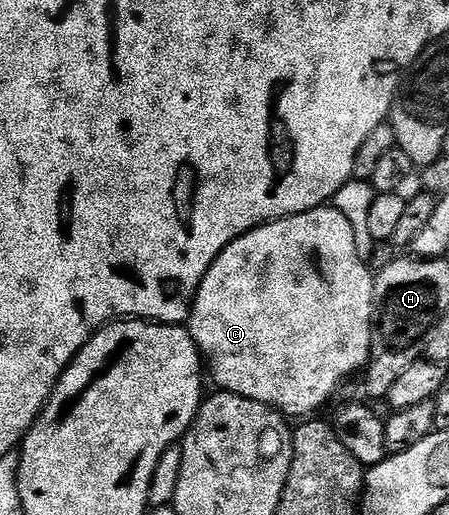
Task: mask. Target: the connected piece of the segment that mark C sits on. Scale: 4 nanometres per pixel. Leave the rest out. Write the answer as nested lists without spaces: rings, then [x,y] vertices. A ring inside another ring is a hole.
[[[320,207],[286,217],[280,221],[271,221],[267,225],[258,225],[245,235],[241,235],[209,267],[205,279],[195,293],[195,304],[191,307],[189,332],[199,349],[202,360],[209,370],[209,377],[216,381],[218,388],[225,393],[236,393],[245,399],[265,403],[270,409],[278,409],[284,418],[299,417],[307,419],[315,413],[355,372],[366,370],[371,360],[371,327],[375,316],[375,277],[372,266],[357,255],[357,239],[353,239],[353,227],[341,211],[334,207]]]

